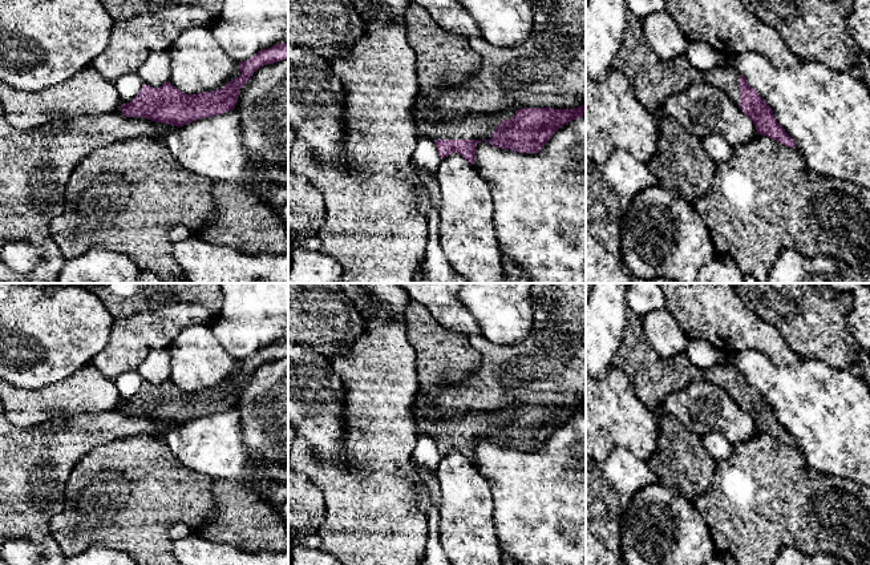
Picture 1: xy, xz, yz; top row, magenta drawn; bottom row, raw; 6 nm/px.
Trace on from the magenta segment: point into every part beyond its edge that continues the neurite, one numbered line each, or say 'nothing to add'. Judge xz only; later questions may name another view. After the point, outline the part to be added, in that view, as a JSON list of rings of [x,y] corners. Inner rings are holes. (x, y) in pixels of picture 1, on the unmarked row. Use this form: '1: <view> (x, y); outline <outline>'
1: xz (442, 356); outline [[[410,300],[402,314],[406,339],[414,348],[418,392],[413,411],[417,435],[436,437],[490,437],[503,417],[515,409],[465,412],[450,419],[432,419],[424,401],[444,384],[458,384],[481,364],[481,355],[465,335],[438,324],[420,303]]]

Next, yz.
1: yz (654, 378); outline [[[630,310],[612,364],[628,375],[636,396],[650,408],[660,405],[671,392],[703,380],[720,386],[740,403],[740,370],[729,362],[701,370],[691,362],[685,351],[661,358],[647,342],[642,331],[642,318]]]

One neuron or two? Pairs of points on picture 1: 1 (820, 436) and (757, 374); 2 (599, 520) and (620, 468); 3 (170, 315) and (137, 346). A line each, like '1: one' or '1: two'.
1: one
2: one
3: one

